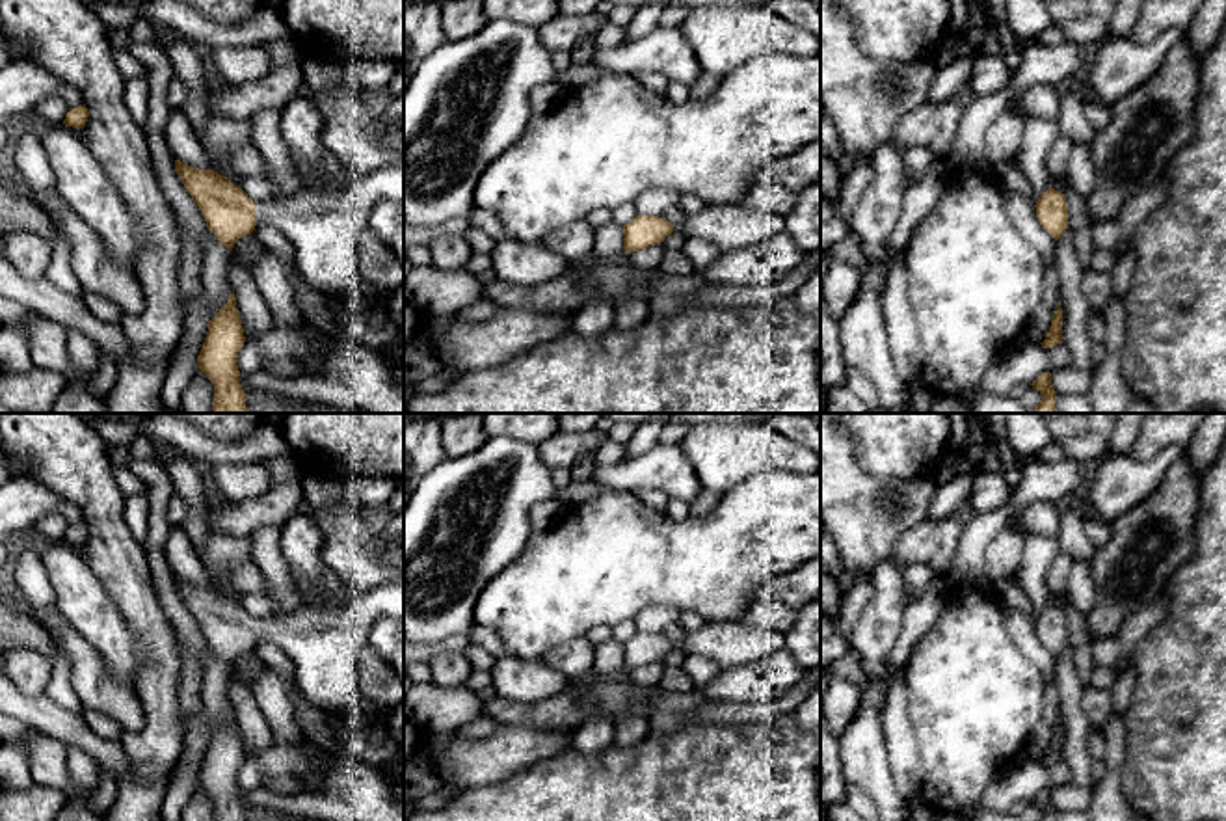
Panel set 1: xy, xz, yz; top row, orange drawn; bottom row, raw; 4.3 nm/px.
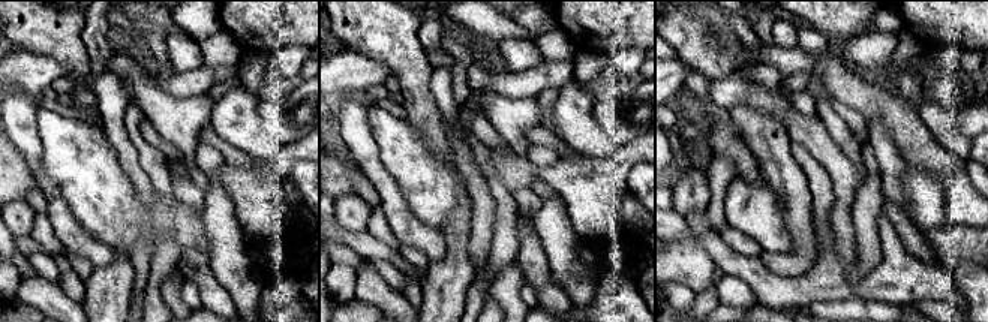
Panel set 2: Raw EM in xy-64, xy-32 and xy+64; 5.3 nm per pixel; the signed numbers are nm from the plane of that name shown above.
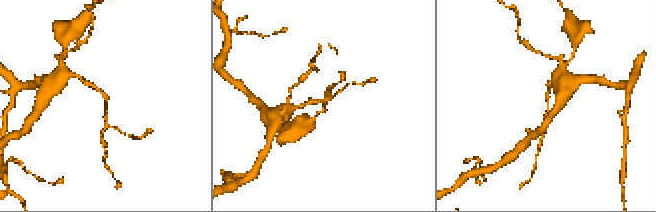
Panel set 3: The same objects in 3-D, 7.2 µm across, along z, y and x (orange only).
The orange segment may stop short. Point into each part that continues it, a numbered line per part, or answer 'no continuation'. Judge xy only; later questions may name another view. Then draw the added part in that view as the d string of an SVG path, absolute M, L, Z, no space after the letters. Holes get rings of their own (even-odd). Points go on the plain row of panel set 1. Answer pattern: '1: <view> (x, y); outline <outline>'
1: xy (322, 643); outline M404 573L344 607L301 603L292 612L255 618L255 633L288 655L309 704L344 717L361 696L359 652L380 618L404 620Z

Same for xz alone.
no continuation

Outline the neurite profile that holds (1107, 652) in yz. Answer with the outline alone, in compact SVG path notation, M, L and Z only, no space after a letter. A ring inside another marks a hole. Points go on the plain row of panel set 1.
M1118 635L1092 640L1092 655L1096 666L1116 668L1122 653L1124 648Z

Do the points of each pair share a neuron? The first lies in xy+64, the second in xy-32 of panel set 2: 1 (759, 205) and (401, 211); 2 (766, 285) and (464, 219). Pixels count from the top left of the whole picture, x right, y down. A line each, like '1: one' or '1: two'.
1: one
2: two

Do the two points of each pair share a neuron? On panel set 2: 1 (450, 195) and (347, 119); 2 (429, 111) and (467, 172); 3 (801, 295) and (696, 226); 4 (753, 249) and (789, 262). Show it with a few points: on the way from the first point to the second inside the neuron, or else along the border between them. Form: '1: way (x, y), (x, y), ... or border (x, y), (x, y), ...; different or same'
1: border (369, 105), (369, 128), (377, 156), (389, 172); different
2: border (440, 108), (444, 134), (461, 174); different
3: border (703, 232), (697, 243), (717, 265); different
4: border (763, 252), (759, 256); different

